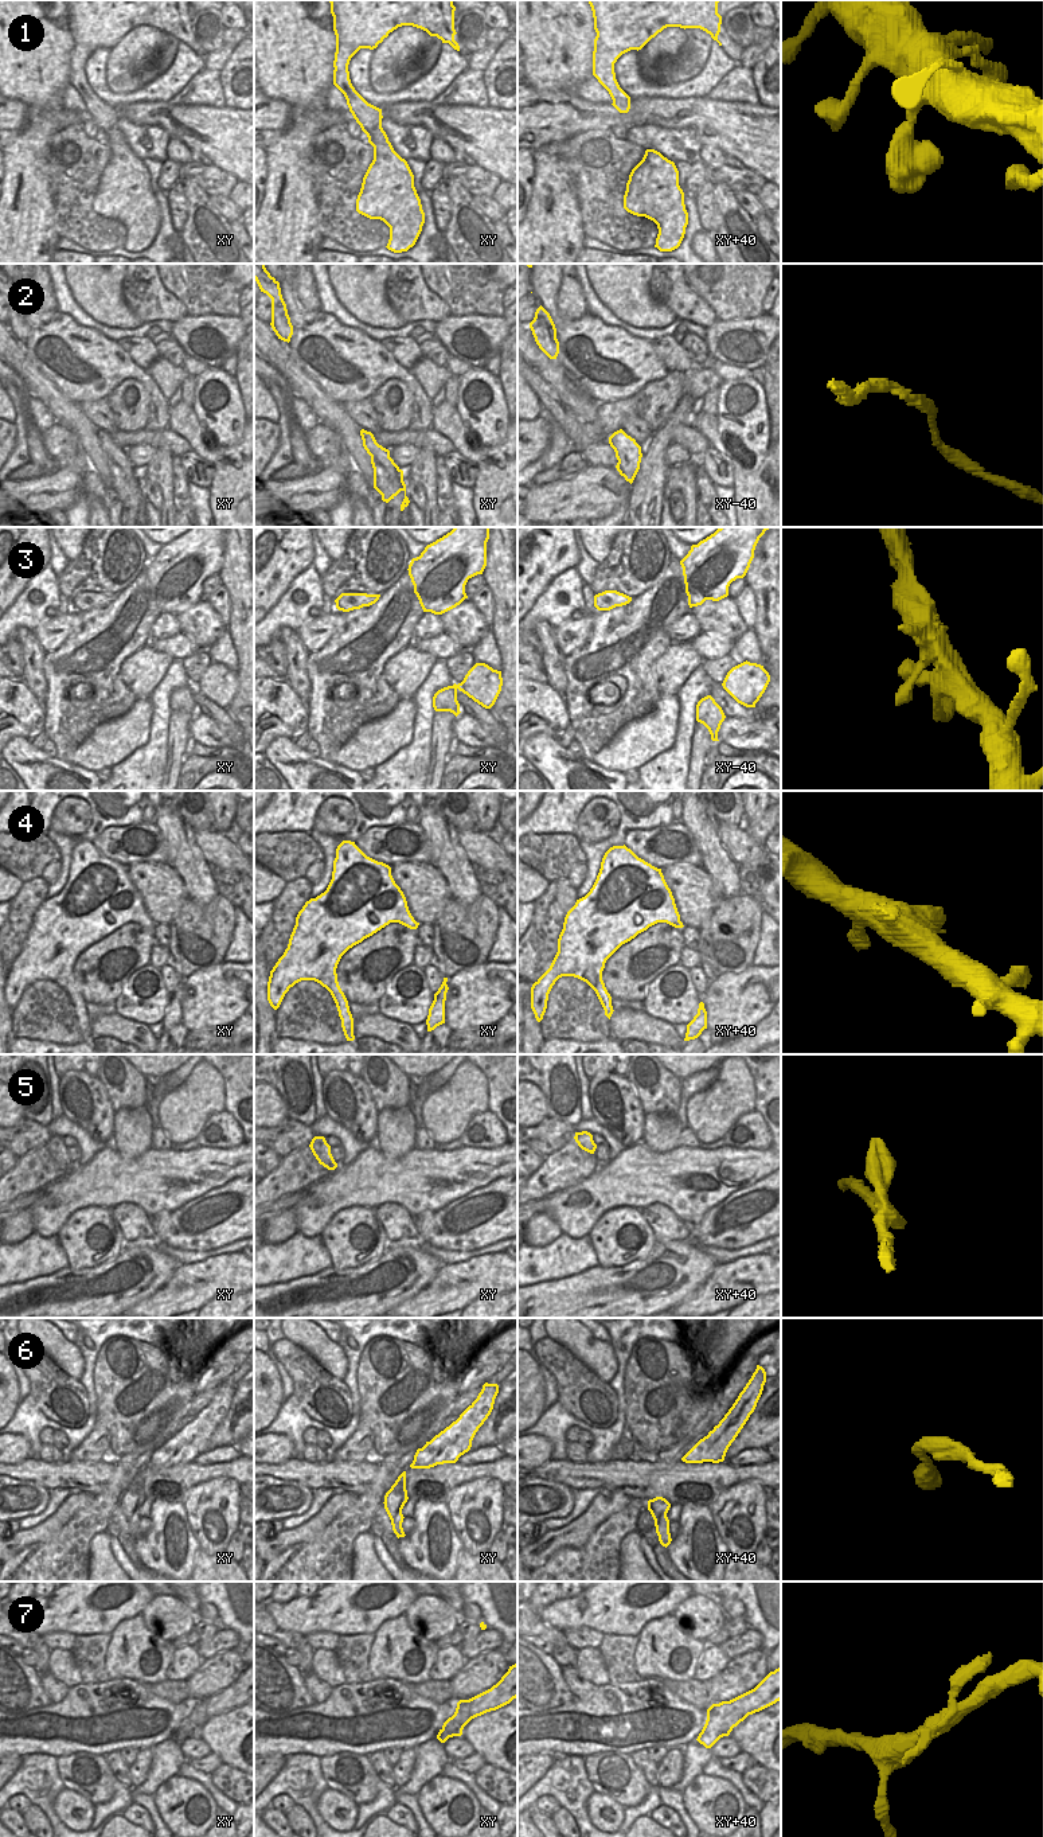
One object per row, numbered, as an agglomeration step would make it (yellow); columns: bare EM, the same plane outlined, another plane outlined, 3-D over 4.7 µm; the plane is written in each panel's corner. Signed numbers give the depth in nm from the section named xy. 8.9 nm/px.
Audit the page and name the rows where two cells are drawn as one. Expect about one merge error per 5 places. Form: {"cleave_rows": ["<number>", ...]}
{"cleave_rows": ["7"]}

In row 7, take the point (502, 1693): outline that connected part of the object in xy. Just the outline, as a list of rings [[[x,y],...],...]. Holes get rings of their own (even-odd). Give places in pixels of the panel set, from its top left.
[[[517,1662],[491,1689],[469,1698],[470,1719],[496,1711],[517,1697]]]

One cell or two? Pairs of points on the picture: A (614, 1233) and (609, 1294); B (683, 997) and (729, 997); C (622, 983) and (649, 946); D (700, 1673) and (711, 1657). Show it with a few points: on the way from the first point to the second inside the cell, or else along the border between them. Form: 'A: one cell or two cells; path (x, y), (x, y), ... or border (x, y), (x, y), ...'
A: two cells; border (643, 1259), (636, 1259), (624, 1266), (598, 1266)
B: two cells; border (700, 994), (702, 1001)
C: one cell; path (628, 974), (643, 955)
D: one cell; path (704, 1669), (711, 1661)

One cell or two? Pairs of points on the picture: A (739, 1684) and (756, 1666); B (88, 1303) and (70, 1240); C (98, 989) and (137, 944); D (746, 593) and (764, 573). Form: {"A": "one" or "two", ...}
{"A": "one", "B": "two", "C": "one", "D": "two"}

